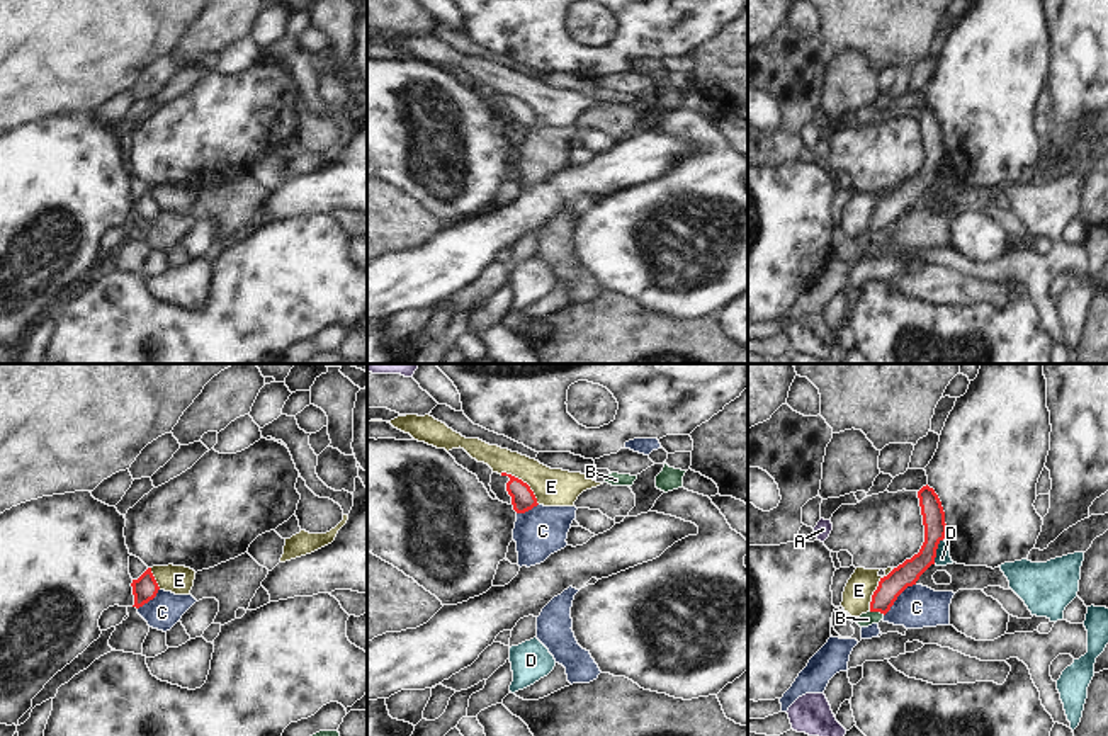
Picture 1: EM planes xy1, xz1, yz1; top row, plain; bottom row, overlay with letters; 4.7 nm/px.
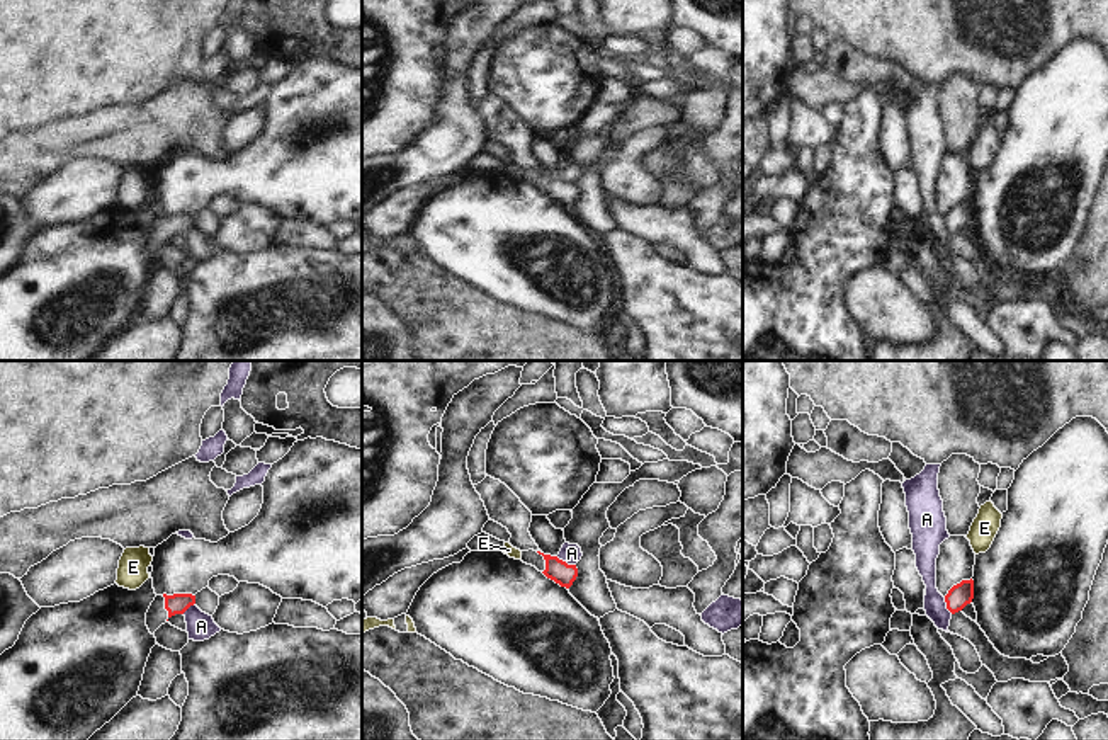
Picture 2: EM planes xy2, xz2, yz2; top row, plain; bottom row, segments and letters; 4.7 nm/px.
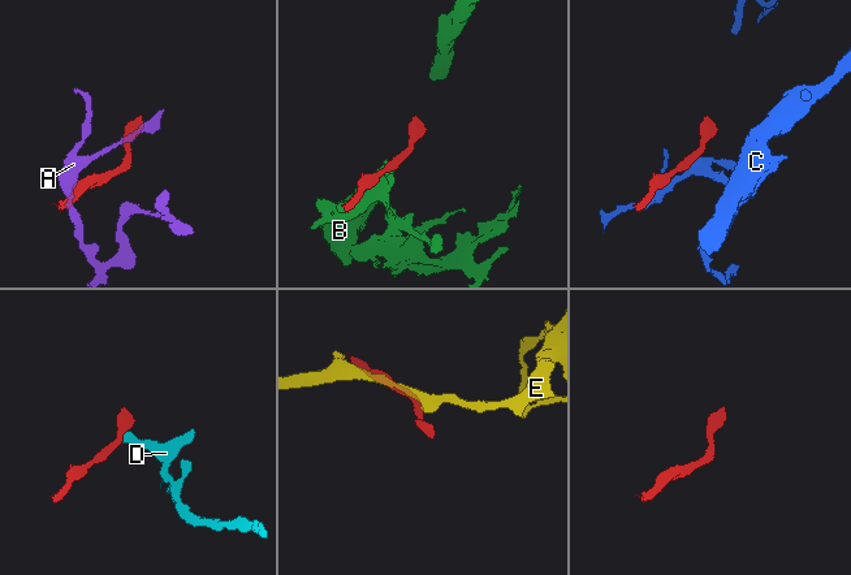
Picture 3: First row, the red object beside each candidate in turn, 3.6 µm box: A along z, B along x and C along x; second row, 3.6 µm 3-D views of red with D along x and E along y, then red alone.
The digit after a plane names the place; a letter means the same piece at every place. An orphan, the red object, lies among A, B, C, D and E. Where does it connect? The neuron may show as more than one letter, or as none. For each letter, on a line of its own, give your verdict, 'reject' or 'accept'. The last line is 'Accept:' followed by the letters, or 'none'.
A: reject
B: reject
C: reject
D: reject
E: reject
Accept: none

